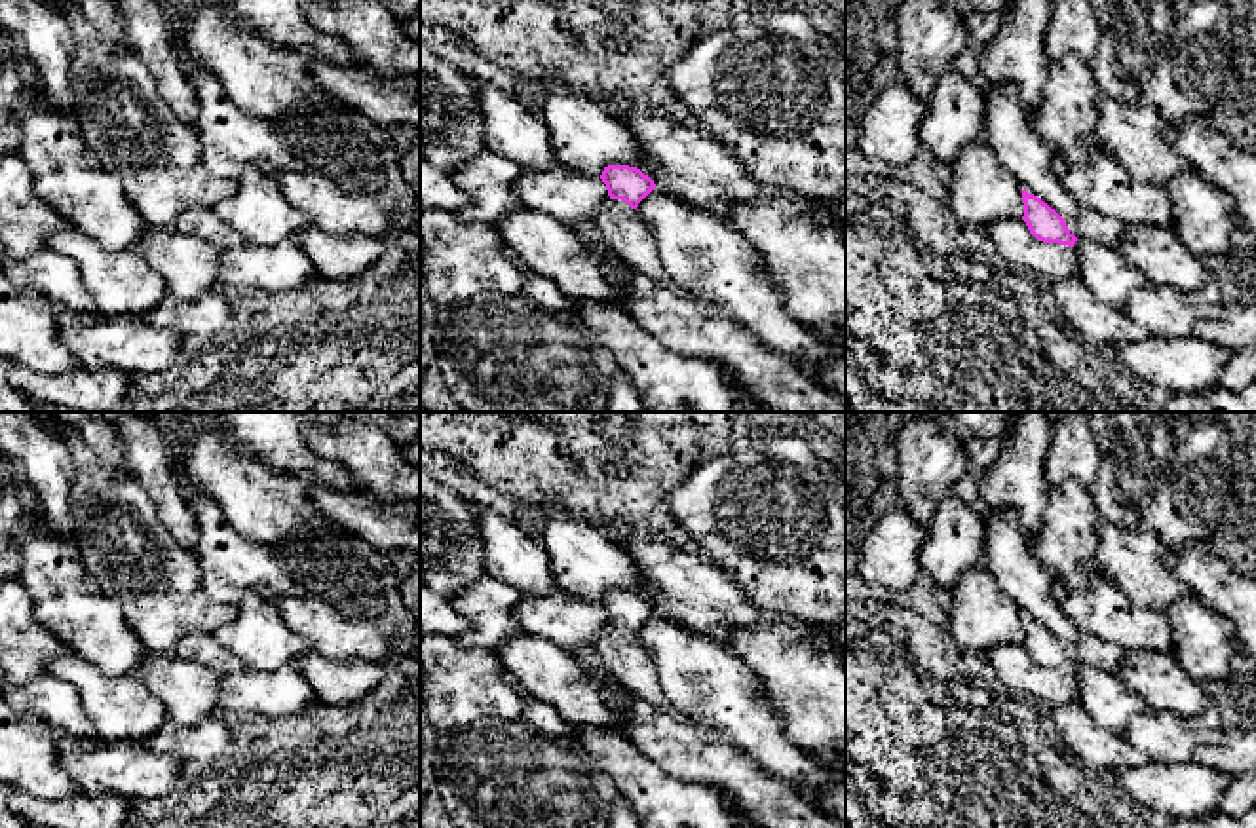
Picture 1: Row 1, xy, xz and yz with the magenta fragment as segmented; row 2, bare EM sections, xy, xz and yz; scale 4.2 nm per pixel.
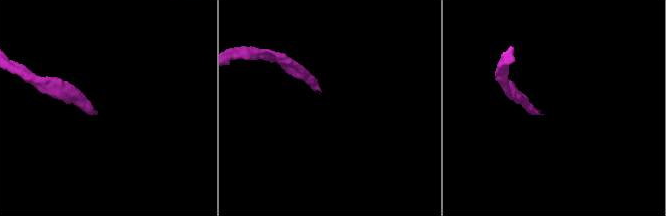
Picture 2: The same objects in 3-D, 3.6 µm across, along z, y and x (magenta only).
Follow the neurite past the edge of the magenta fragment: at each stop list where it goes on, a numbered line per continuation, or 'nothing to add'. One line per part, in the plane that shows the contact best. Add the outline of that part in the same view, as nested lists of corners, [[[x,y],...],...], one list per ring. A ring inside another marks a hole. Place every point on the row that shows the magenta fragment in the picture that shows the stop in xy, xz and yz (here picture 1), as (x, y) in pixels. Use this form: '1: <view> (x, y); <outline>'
1: xz (629, 238); [[[608,199],[599,211],[597,228],[618,256],[656,277],[667,289],[678,289],[661,264],[650,228],[625,201]]]

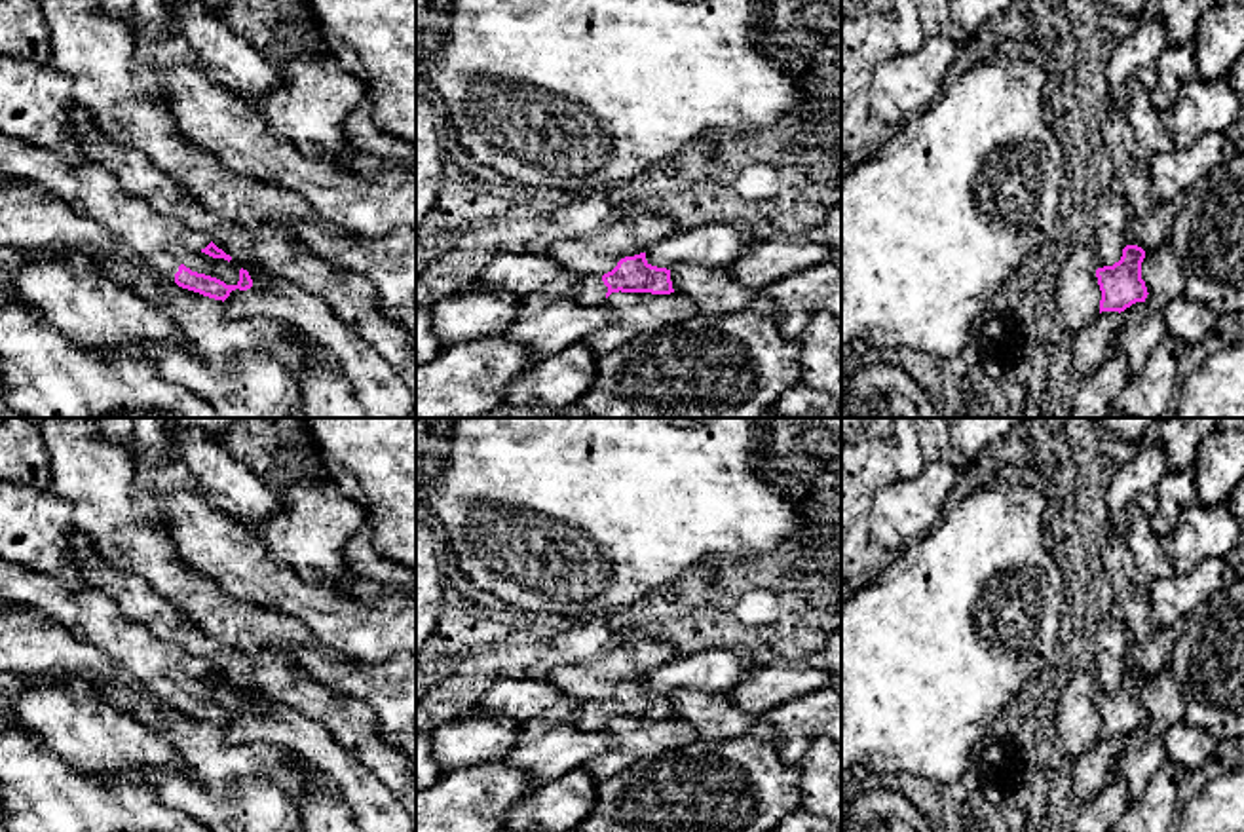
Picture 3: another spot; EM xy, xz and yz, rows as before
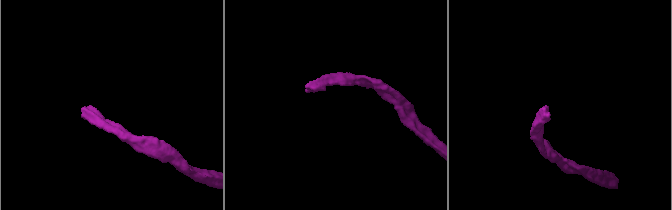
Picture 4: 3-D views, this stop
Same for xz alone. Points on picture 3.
1: xz (591, 289); [[[585,275],[572,294],[574,300],[581,304],[600,306],[606,304],[608,287],[602,281],[602,275]]]

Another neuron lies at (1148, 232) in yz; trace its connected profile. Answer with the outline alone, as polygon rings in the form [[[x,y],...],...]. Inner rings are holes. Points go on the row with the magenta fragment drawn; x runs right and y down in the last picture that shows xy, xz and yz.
[[[1179,199],[1157,201],[1155,209],[1147,217],[1128,218],[1126,245],[1138,245],[1145,253],[1160,247],[1170,239],[1170,226],[1179,211]]]

